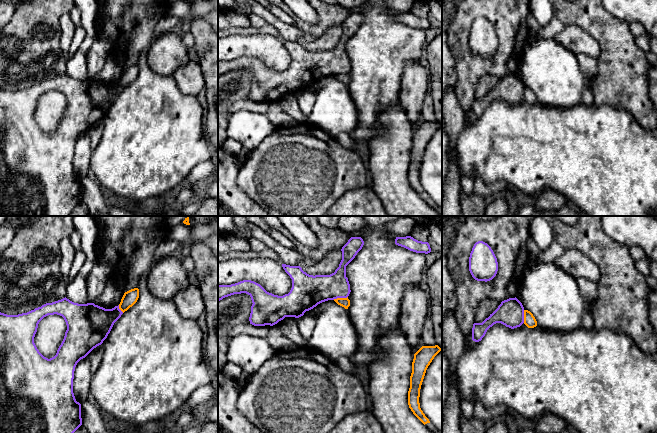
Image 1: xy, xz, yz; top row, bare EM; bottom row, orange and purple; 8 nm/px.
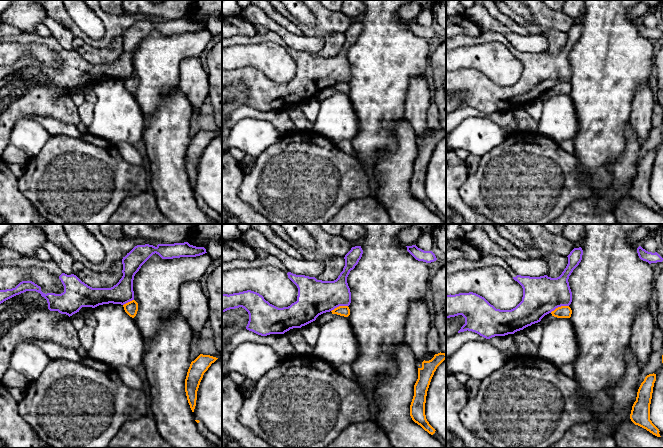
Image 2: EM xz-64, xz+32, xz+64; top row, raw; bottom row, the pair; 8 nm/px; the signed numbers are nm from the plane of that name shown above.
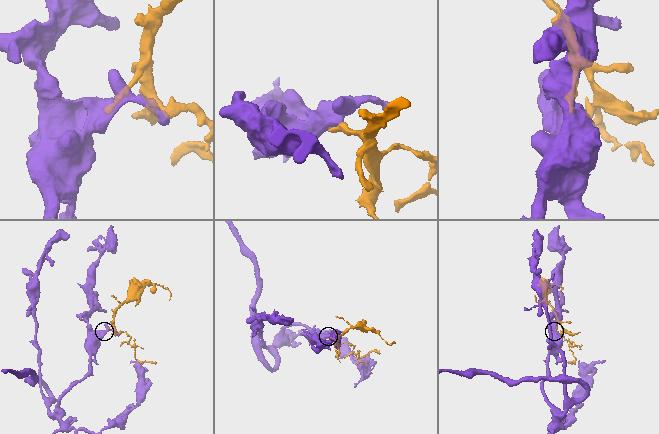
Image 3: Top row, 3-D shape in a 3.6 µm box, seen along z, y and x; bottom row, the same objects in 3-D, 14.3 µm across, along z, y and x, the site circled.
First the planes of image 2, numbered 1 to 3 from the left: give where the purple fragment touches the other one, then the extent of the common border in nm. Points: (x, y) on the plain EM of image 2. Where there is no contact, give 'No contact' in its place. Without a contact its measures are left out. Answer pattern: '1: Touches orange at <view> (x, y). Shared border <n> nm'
1: Touches orange at xz-64 (128, 78). Shared border 100 nm
2: Touches orange at xz+32 (339, 82). Shared border 140 nm
3: Touches orange at xz+64 (559, 83). Shared border 160 nm

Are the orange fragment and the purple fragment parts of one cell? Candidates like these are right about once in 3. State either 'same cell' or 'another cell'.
another cell

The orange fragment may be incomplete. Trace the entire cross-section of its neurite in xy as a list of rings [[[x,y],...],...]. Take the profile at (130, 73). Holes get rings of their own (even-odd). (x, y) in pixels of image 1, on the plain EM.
[[[134,64],[125,68],[119,80],[119,85],[124,89],[137,78],[138,74],[139,74],[138,64]]]

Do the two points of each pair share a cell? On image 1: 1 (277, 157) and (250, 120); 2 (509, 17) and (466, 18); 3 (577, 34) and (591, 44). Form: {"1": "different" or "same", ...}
{"1": "different", "2": "same", "3": "same"}

